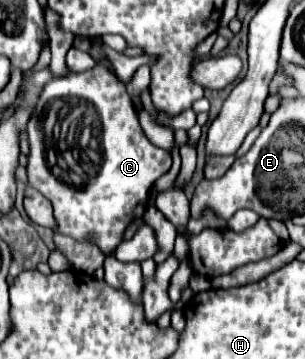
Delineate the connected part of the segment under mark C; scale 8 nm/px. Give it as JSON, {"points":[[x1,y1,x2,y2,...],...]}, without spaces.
{"points":[[102,66,48,82,32,108,32,118,26,132,30,142,26,164,30,186,52,202,56,218,54,232,74,240,92,240,104,254,112,254,112,250,116,250,116,246,122,242,126,226,144,214,150,188,172,166,170,152,150,144,150,140,144,136,136,108,122,82]]}

